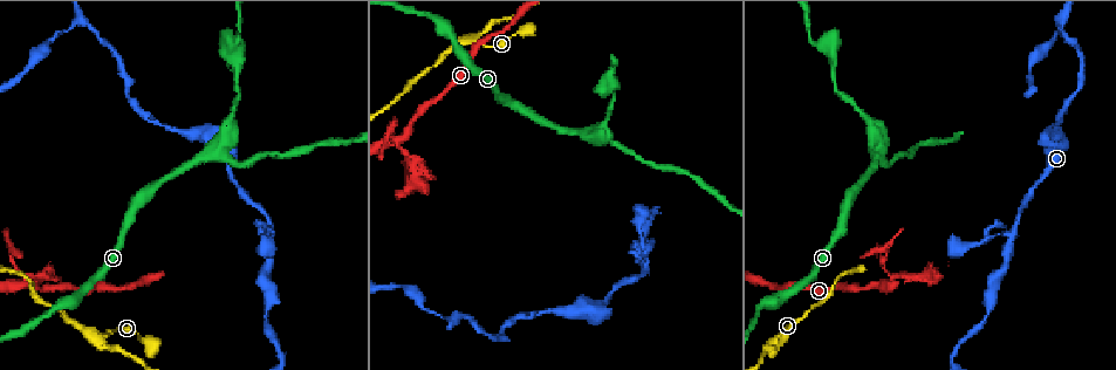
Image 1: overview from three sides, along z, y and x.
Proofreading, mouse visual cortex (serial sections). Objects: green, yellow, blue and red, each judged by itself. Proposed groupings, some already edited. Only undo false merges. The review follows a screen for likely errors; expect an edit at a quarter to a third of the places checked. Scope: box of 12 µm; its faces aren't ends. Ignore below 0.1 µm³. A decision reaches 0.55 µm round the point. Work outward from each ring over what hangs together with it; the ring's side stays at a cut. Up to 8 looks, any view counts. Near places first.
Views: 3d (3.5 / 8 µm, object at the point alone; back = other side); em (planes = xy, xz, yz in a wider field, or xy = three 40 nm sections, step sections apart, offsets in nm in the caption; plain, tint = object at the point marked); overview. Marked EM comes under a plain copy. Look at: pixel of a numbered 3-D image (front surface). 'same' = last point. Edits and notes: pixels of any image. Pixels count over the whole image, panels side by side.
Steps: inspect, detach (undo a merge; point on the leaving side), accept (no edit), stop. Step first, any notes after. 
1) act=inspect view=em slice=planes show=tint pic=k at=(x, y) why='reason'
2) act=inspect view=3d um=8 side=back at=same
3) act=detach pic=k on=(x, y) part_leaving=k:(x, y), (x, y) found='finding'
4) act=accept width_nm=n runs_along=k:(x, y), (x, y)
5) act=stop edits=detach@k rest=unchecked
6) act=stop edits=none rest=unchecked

act=inspect view=3d um=3.5 pic=1 at=(881, 285) why='three arms meet'

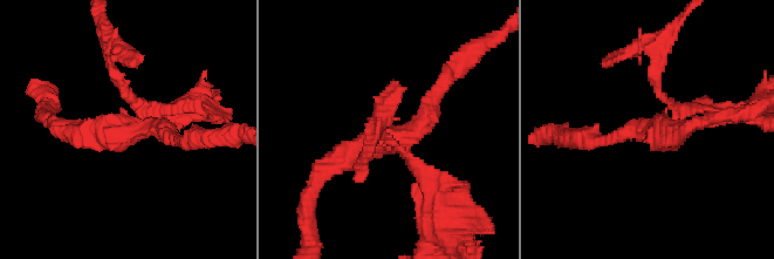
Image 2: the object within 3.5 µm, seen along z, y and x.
act=inspect view=em slice=xy step=1 show=tint pic=2 at=(137, 130) why='need the tissue'

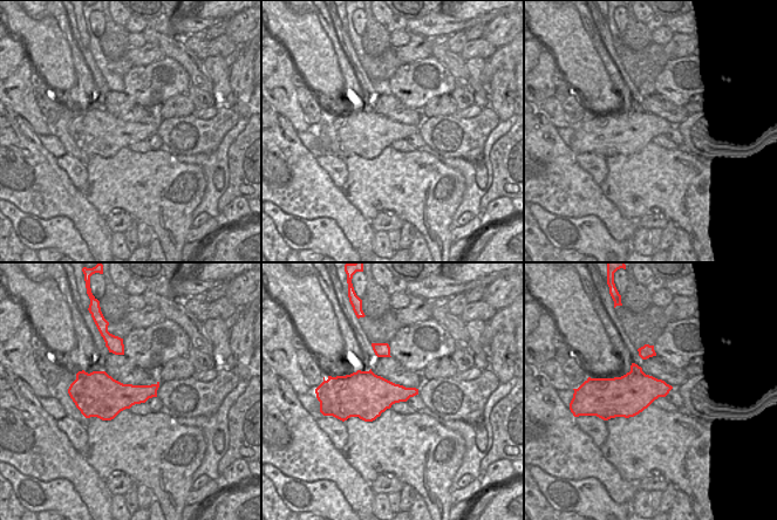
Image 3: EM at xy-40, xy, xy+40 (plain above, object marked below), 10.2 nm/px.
act=detach pic=2 on=(433, 178) part_leaving=2:(409, 157), (438, 188), (426, 242) found='two cells meet here'

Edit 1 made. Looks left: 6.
act=inspect view=3d um=8 pic=1 at=(467, 39) why='side arm on a straight run'

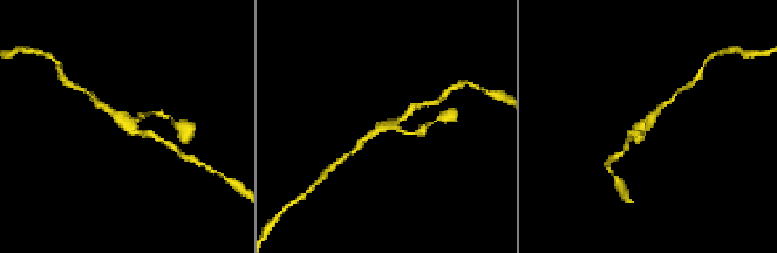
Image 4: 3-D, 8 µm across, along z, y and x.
act=inspect view=em slice=xy step=3 show=tint pic=4 at=(384, 125) arms=3 arm_widths_nm=100,150,200

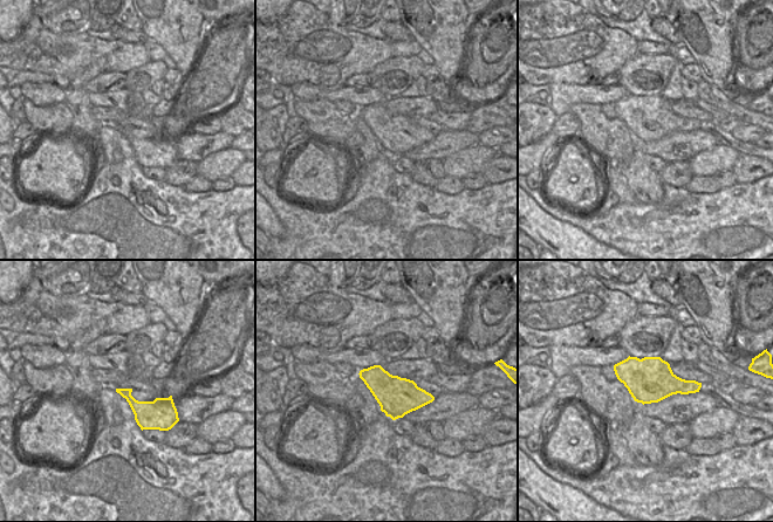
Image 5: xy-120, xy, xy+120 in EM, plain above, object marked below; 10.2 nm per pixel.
act=accept found='all the same cell'

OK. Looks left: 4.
act=inspect view=3d um=3.5 pic=1 at=(612, 141)

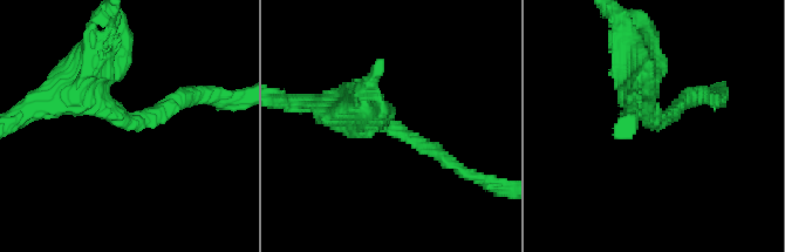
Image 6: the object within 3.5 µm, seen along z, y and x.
act=inspect view=em slice=xy step=2 show=tint pic=6 at=(391, 127) arm_widths_nm=200,400 why='need the tissue'

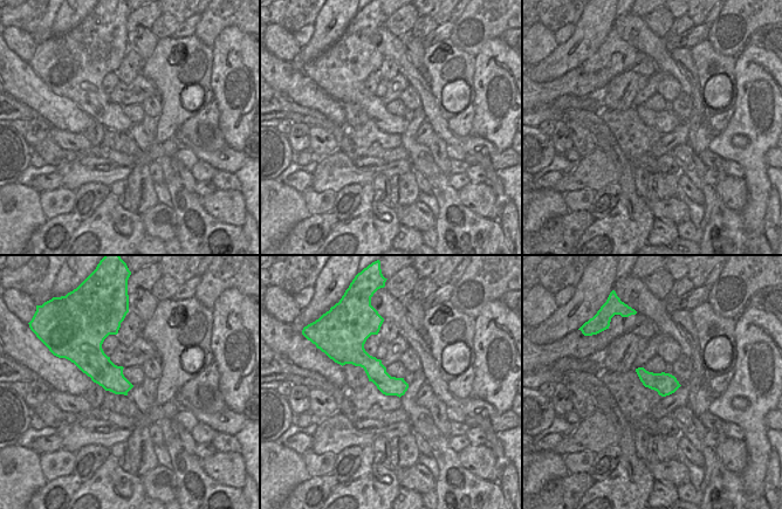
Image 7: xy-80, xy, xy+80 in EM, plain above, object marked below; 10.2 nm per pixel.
act=accept runs_along=6:(332, 101), (455, 164) found='all the same cell'

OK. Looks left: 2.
act=stop edits=detach@2 rest=unchecked

